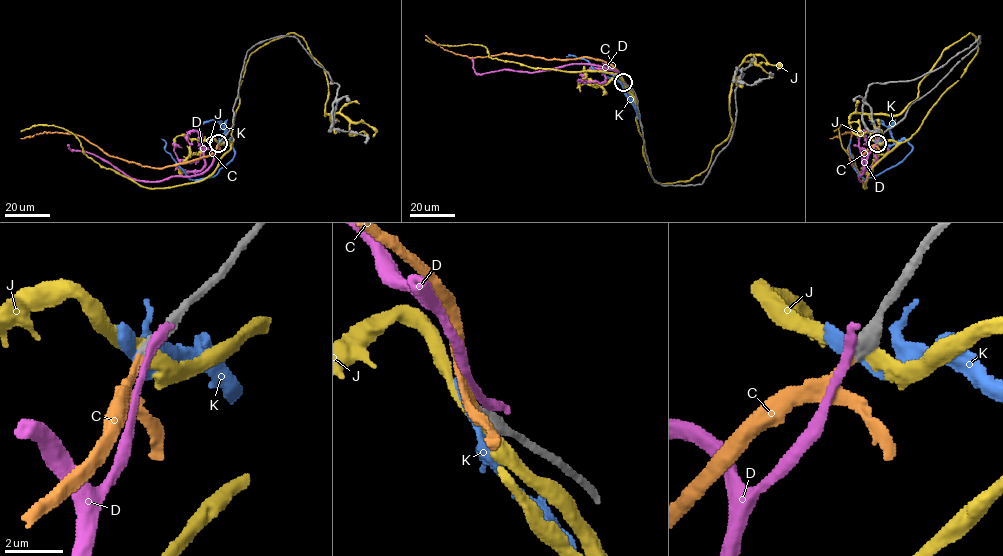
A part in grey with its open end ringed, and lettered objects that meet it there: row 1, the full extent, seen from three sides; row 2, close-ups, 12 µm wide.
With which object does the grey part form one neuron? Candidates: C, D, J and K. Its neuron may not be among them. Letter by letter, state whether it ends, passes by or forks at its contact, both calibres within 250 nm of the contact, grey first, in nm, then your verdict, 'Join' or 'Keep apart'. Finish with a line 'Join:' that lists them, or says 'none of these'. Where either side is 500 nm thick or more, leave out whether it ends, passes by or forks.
C: It ends there. Thickness 480 nm (grey) against 260 nm. Join
D: Thickness 550 nm (grey) against 420 nm. Keep apart
J: Thickness 600 nm (grey) against 380 nm. Keep apart
K: It passes by. Thickness 480 nm (grey) against 300 nm. Keep apart
Join: C

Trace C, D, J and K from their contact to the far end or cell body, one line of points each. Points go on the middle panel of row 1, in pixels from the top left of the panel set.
C: (623, 82), (622, 75), (610, 64), (588, 57), (547, 59), (501, 54), (469, 58), (443, 49), (425, 35)
D: (624, 82), (611, 69), (575, 64), (544, 70), (503, 69), (477, 74), (472, 59)
J: (624, 83), (650, 173), (673, 183), (704, 171), (728, 136), (729, 94), (744, 59), (762, 55), (777, 69)
K: (623, 83), (638, 118), (638, 111), (611, 74), (595, 70), (584, 59), (566, 56)

